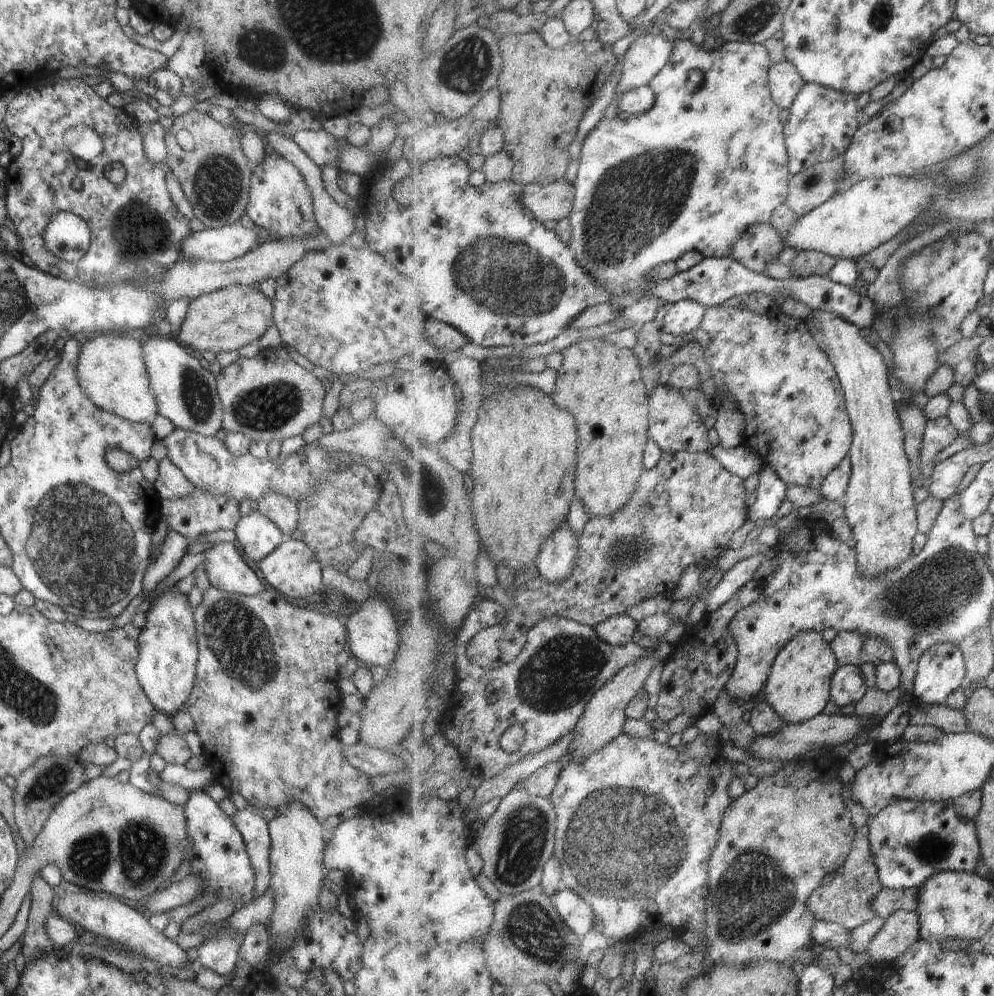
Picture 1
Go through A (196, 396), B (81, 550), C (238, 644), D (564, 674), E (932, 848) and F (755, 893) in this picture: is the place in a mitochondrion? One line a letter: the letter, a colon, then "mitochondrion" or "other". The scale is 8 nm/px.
A: mitochondrion
B: mitochondrion
C: mitochondrion
D: mitochondrion
E: mitochondrion
F: mitochondrion

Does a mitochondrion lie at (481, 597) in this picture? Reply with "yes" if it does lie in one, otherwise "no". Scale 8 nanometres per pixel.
no

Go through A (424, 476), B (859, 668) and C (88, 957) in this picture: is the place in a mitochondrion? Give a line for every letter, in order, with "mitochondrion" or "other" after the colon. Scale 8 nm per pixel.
A: mitochondrion
B: other
C: other

